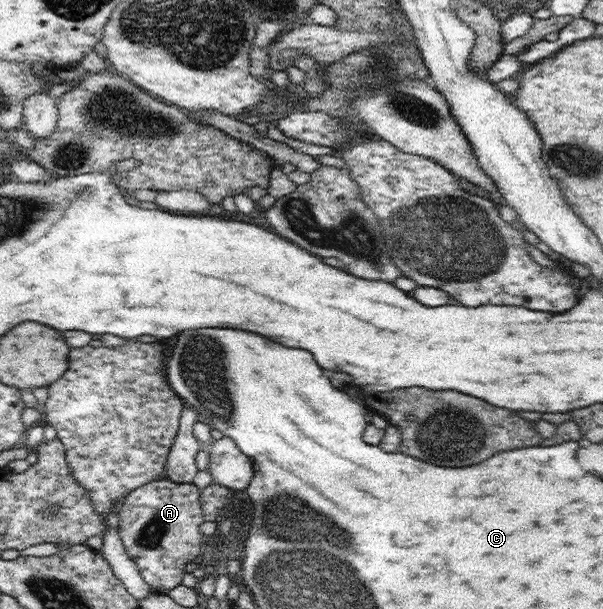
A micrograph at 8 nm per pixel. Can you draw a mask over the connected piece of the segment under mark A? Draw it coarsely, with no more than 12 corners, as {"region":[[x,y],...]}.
{"region":[[166,477],[118,511],[125,552],[152,591],[201,551],[201,492]]}

